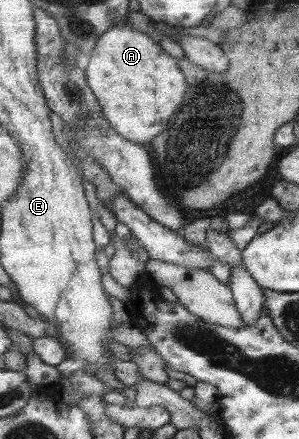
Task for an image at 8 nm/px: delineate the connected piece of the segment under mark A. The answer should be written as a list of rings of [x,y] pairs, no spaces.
[[[117,25],[100,38],[86,69],[110,125],[118,135],[144,146],[166,130],[168,120],[176,114],[190,87],[179,60],[168,54],[161,43],[158,45],[128,25]]]

